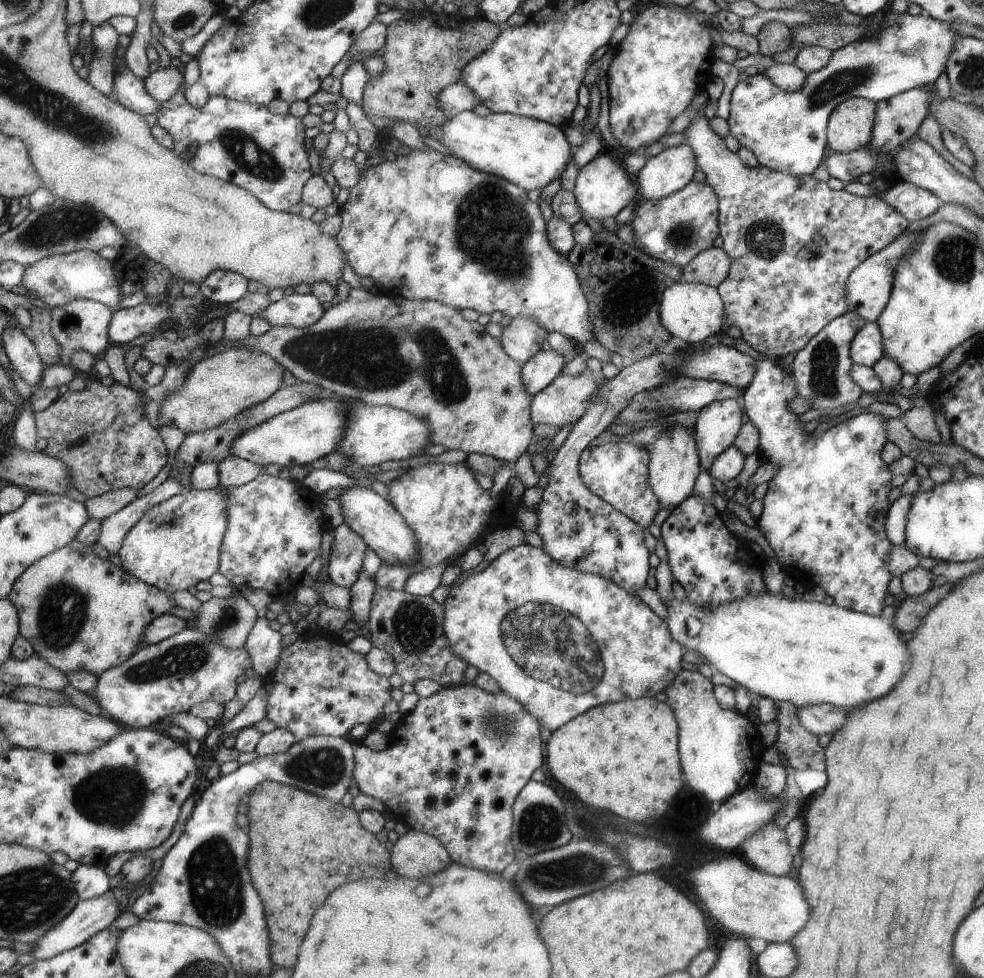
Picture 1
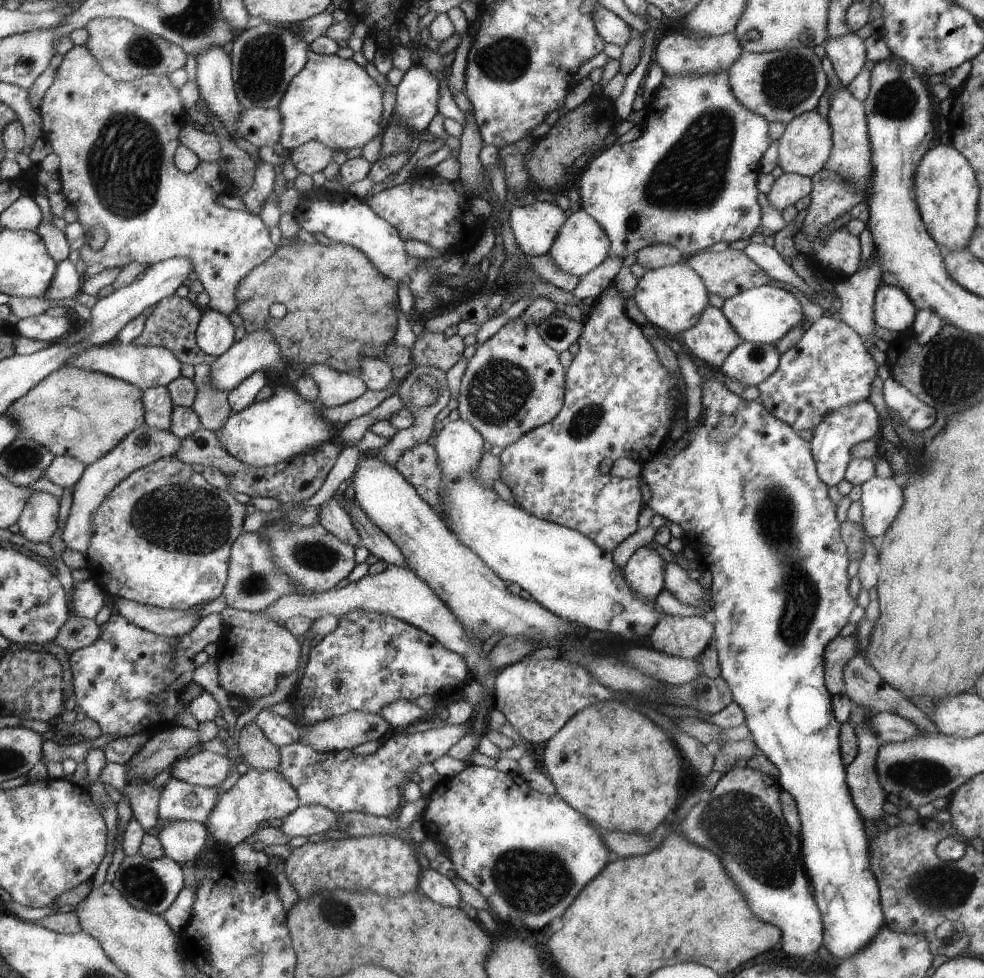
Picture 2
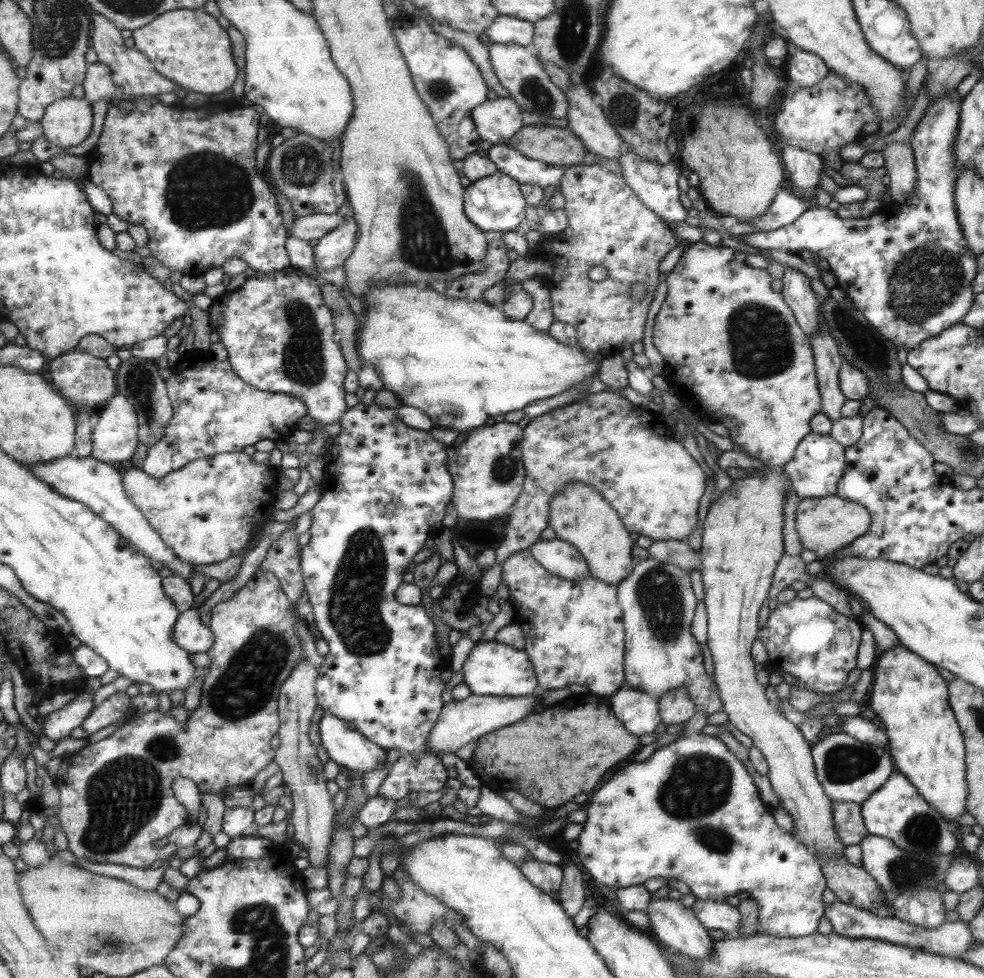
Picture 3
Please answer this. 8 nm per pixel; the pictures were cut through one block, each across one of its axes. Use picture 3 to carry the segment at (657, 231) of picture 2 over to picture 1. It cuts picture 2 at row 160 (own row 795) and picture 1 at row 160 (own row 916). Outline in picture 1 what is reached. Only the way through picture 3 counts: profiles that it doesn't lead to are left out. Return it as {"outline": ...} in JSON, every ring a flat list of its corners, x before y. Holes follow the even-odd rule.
{"outline":[[891,8,886,16,886,22,874,36,863,37,836,49,826,67,807,74,807,80,799,91,788,92,778,88,762,72,746,77,738,83,731,94,730,118,728,118,730,132,739,138,741,146,749,147,755,152,760,165,796,176,812,175,824,159,827,124,835,108,852,97,864,97,879,104,908,89,934,83,947,68,947,60,954,51,959,34,950,25,924,12,919,15,896,14]]}

